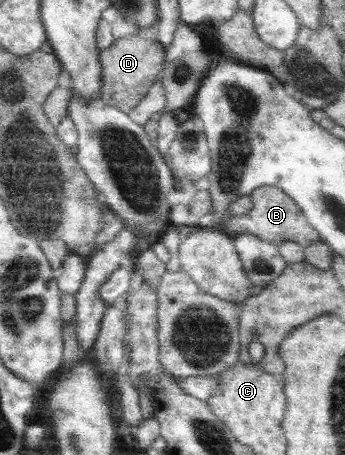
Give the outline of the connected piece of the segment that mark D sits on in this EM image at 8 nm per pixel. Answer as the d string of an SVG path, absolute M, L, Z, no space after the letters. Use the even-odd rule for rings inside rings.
M138 35L114 39L113 45L99 50L98 54L101 67L103 67L101 100L104 104L115 106L127 115L146 96L150 86L159 78L164 63L167 61L166 48L160 42Z

